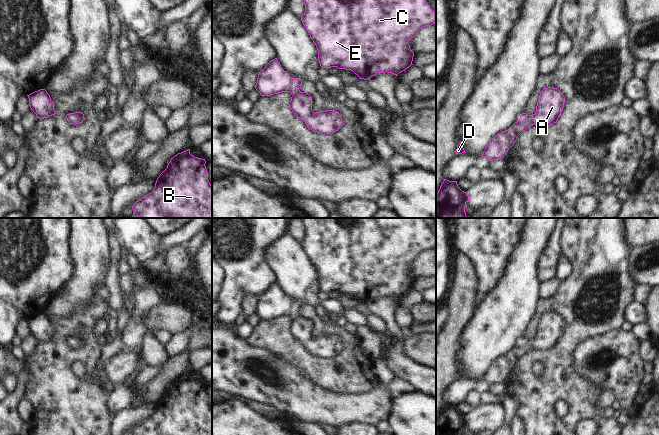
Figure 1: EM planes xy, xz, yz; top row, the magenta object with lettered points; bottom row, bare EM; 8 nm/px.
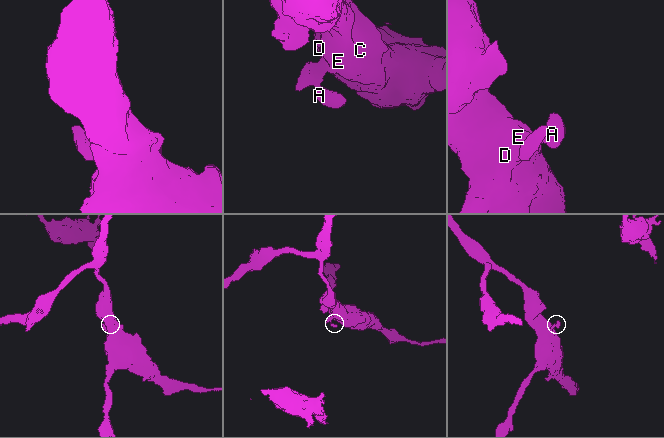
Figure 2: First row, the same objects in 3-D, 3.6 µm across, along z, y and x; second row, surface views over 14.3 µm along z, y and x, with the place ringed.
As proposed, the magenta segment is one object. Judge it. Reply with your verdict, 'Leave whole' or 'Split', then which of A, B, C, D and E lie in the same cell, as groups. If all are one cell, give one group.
Leave whole. Groups: A B C D E

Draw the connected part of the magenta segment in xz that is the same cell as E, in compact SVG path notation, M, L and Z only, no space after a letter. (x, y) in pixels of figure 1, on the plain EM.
M301 218L301 221L305 227L301 245L317 271L320 290L351 294L364 304L385 296L397 300L413 289L414 277L408 265L419 253L436 247L436 237L422 218Z

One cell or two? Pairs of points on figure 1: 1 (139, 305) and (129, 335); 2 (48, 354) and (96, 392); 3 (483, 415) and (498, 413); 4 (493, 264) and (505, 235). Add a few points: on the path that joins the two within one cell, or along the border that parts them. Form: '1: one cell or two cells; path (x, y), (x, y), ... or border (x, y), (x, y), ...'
1: one cell; path (139, 312), (135, 328)
2: one cell; path (57, 367), (83, 392)
3: one cell; path (487, 415), (494, 413)
4: one cell; path (496, 257), (500, 253), (500, 242)

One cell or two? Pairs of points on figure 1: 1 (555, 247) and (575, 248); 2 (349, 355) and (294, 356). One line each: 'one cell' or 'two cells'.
1: two cells
2: one cell

